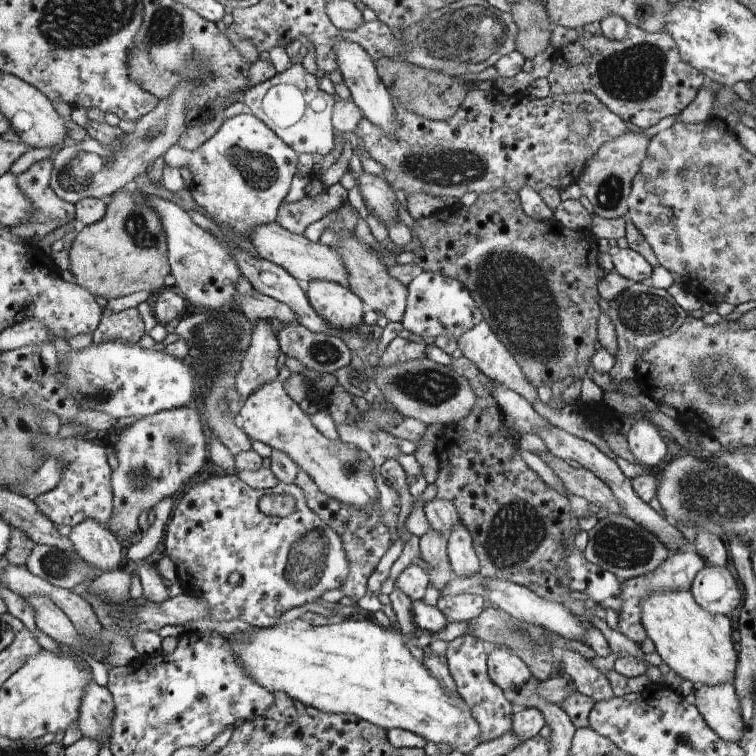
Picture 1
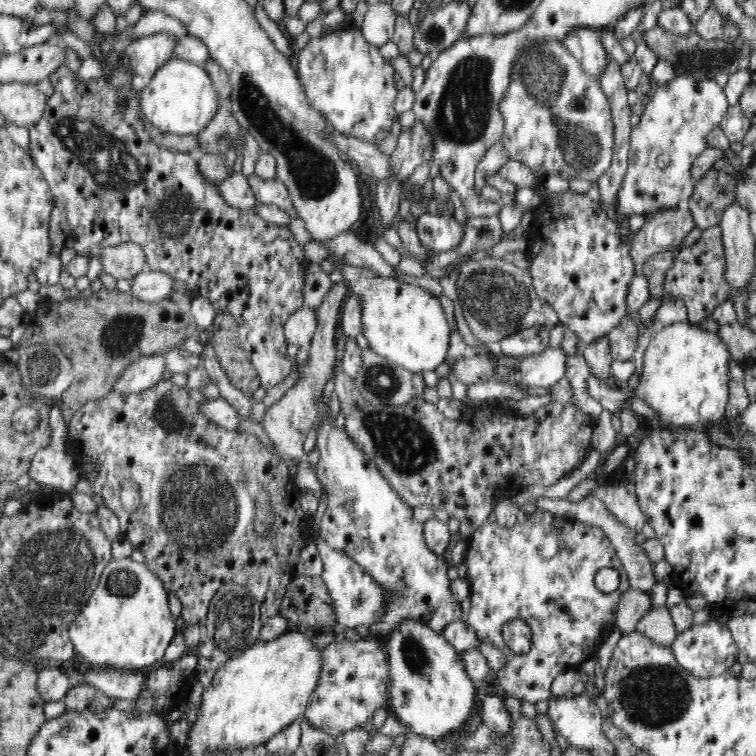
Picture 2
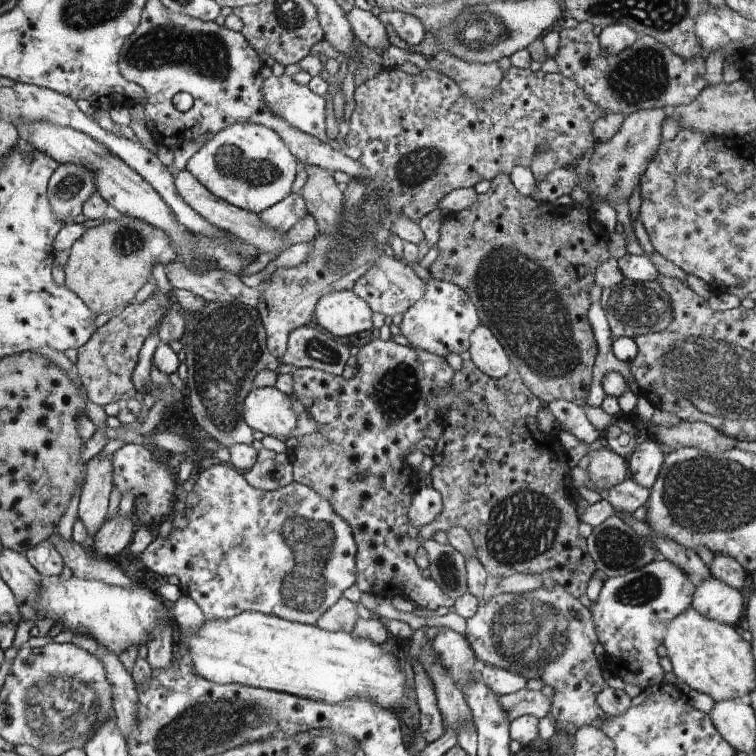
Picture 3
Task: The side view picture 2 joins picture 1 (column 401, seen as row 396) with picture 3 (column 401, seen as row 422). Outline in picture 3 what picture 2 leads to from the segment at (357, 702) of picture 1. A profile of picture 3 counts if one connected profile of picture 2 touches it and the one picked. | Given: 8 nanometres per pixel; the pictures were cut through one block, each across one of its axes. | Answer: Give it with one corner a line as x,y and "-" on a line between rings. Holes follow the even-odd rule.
244,611
230,619
206,620
198,631
186,636
180,632
180,626
177,627
179,641
175,642
176,647
180,643
187,645
196,674
213,683
240,683
332,704
342,704
343,700
352,697
367,696
389,711
400,711
401,715
403,713
406,701
403,662
395,657
394,652
388,653
382,644
379,646
369,639
354,638
352,634
355,632
330,632
317,625
287,621
258,611

